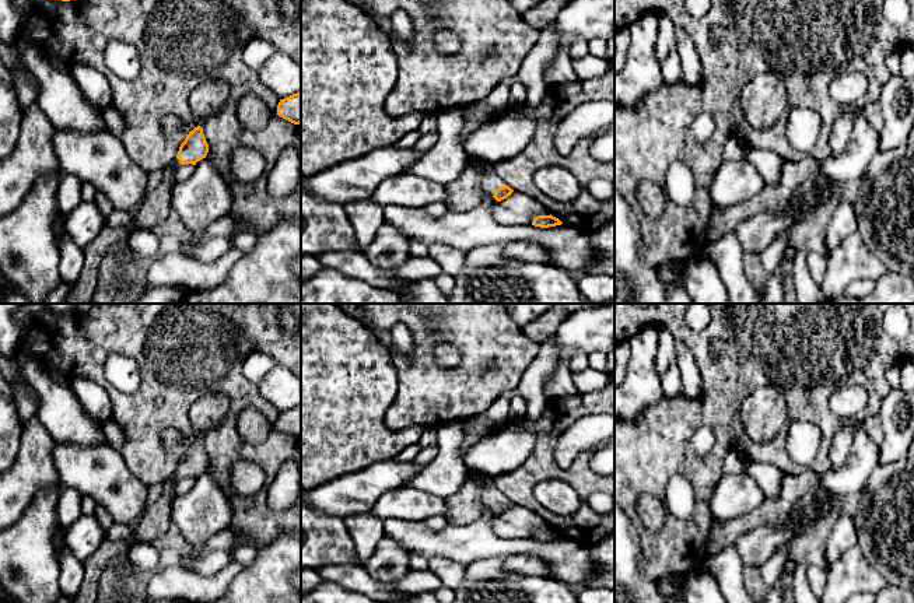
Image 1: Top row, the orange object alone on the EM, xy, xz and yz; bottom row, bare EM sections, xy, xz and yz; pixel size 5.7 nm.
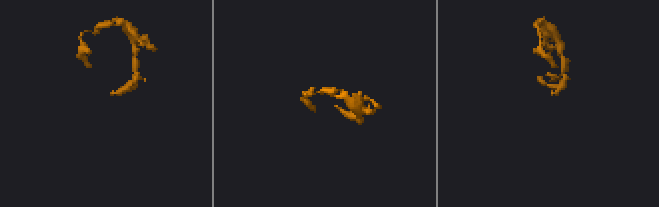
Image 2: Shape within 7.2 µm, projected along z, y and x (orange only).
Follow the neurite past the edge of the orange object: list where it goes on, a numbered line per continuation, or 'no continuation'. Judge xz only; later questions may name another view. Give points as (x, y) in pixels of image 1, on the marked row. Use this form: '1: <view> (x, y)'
1: xz (490, 182)

